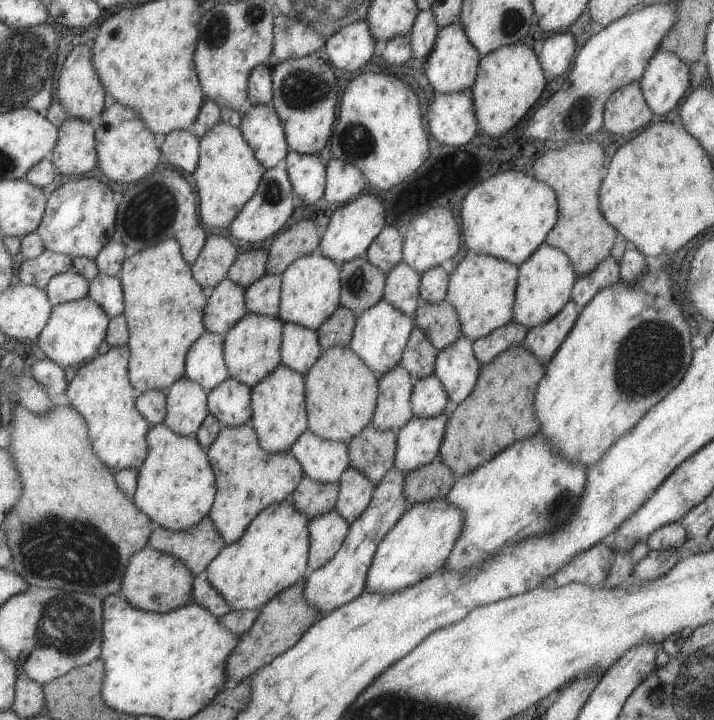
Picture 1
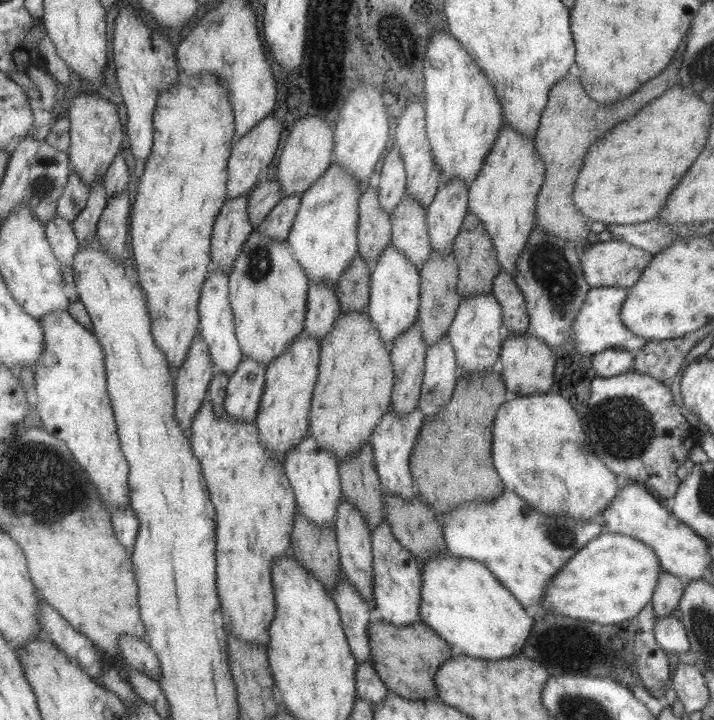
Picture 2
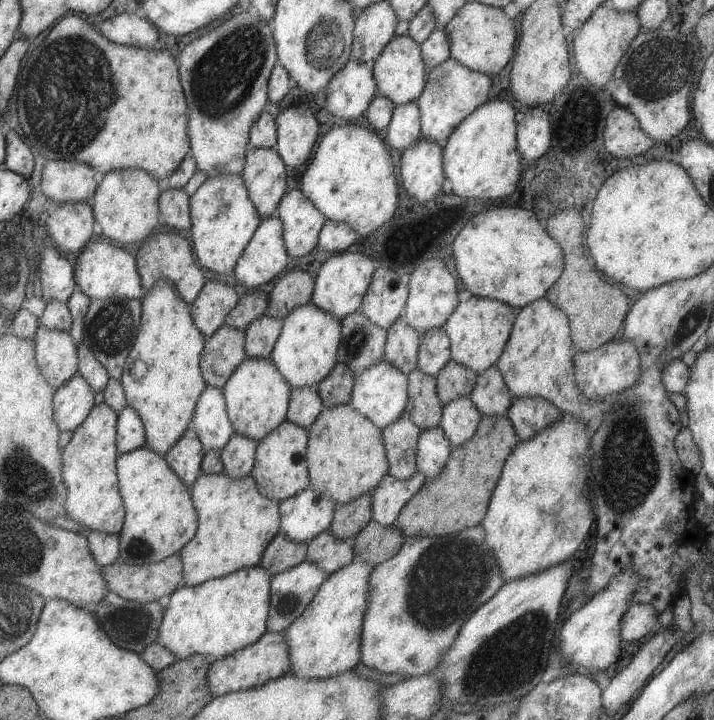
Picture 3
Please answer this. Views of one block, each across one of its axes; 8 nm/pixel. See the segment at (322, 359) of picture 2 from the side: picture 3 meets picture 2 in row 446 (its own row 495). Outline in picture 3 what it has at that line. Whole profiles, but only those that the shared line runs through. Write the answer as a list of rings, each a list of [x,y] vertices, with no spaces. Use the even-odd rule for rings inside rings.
[[[349,403],[325,407],[308,426],[306,467],[309,486],[334,503],[346,503],[366,492],[388,472],[381,429]]]

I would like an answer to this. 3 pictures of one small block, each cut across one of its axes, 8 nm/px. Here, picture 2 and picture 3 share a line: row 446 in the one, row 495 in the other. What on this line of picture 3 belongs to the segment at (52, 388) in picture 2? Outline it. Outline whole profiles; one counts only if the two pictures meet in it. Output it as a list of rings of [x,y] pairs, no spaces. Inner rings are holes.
[[[104,401],[91,407],[85,420],[72,430],[72,436],[62,450],[62,479],[68,492],[64,507],[68,518],[90,531],[119,534],[124,521],[124,504],[116,477],[117,413]]]

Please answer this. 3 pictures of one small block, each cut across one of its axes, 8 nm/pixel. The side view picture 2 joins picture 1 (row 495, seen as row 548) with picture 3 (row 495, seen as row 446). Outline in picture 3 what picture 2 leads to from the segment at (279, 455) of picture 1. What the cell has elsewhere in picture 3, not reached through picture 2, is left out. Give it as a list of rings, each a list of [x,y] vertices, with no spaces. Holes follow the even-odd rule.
[[[201,472],[189,491],[198,525],[193,538],[180,548],[182,584],[195,586],[228,575],[241,567],[259,565],[262,552],[280,530],[278,502],[265,498],[250,474],[231,478],[225,472]]]

